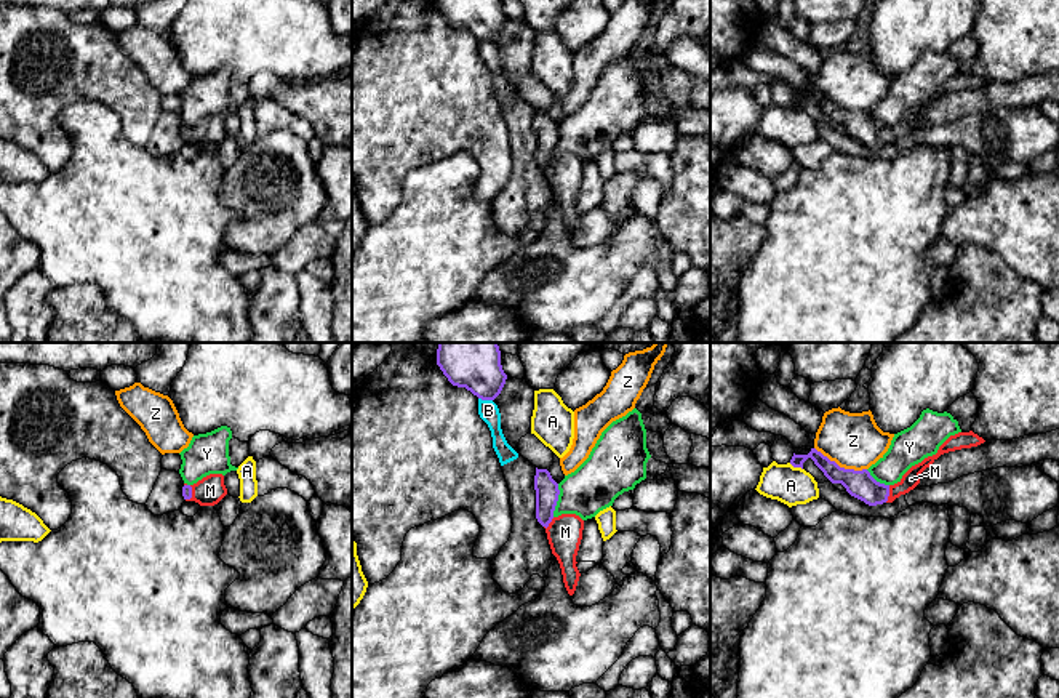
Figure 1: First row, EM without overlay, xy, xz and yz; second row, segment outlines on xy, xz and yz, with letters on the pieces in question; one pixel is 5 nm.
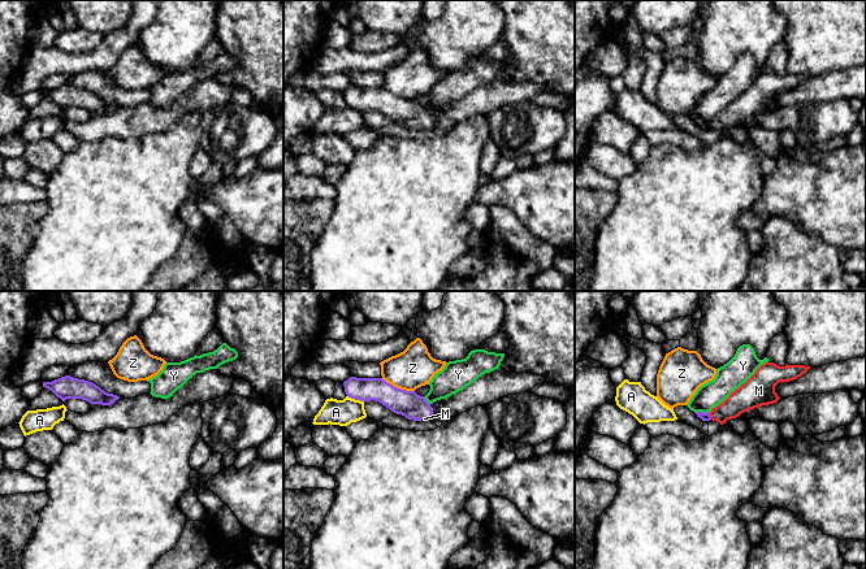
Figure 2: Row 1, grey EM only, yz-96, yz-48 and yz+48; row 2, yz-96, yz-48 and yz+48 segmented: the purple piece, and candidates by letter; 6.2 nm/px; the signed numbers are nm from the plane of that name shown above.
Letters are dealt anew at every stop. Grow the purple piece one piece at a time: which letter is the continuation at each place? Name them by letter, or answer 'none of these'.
M

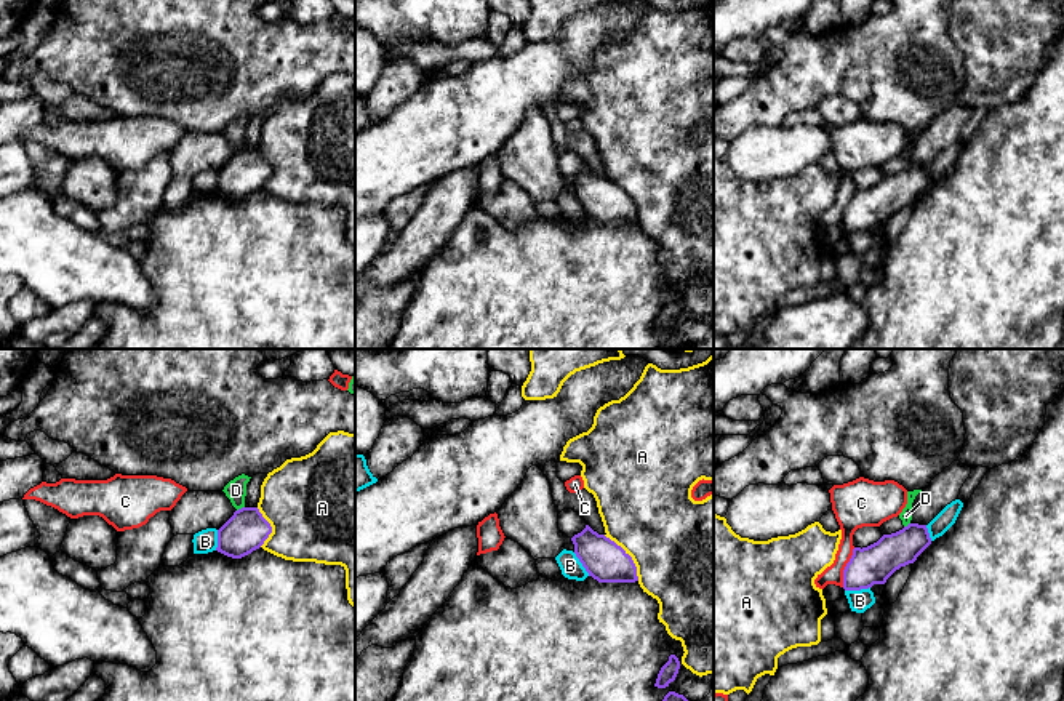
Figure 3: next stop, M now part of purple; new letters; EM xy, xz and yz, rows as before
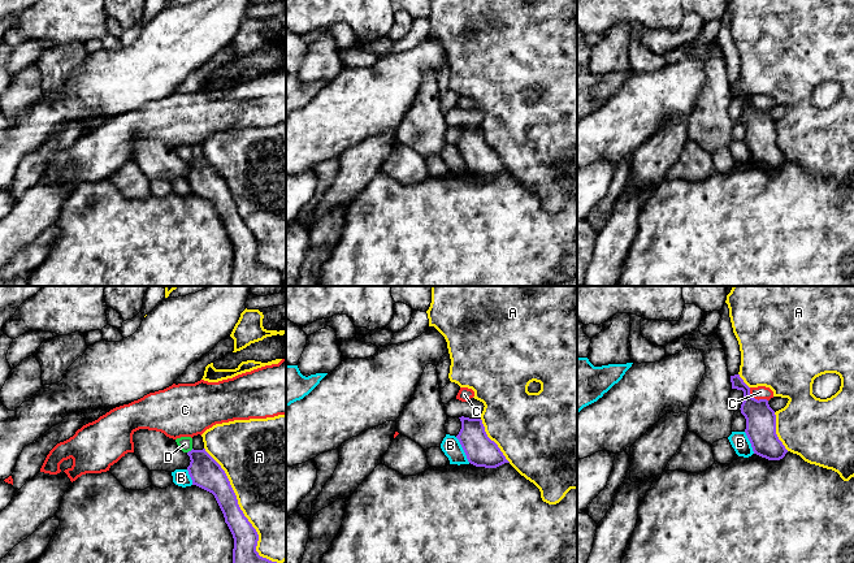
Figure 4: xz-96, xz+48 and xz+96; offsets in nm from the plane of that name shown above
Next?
none of these

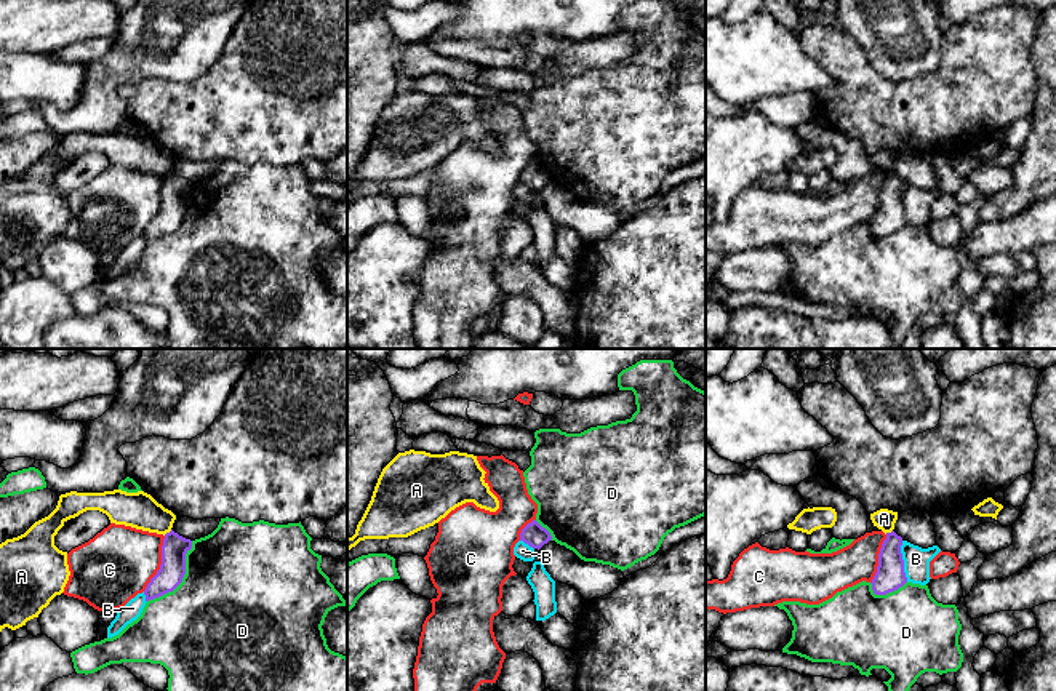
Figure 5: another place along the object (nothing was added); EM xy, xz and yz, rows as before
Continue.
none of these

